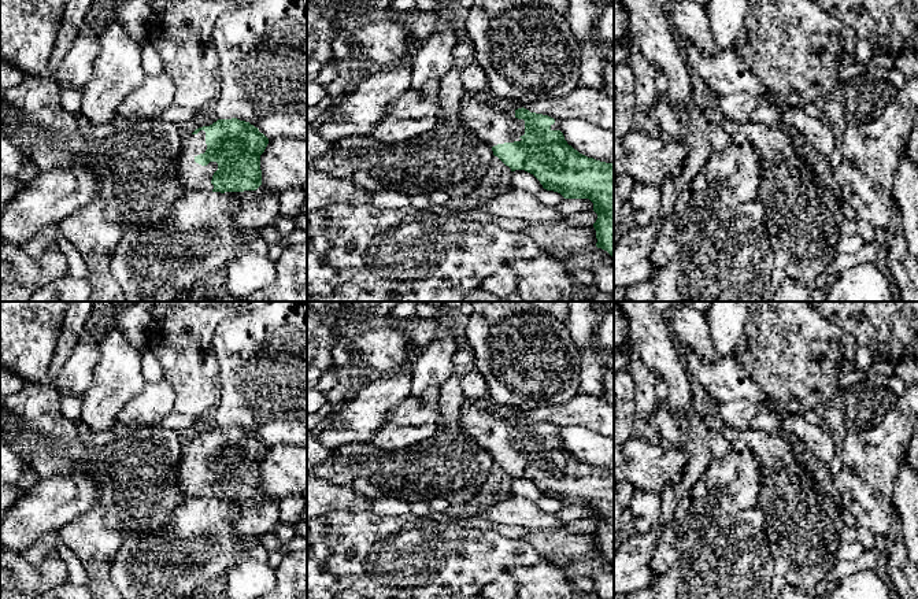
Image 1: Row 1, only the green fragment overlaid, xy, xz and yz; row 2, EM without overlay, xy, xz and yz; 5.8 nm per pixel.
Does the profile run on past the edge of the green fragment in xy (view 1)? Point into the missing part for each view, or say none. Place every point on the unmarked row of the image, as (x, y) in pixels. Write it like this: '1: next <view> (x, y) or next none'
1: next xy (192, 483)

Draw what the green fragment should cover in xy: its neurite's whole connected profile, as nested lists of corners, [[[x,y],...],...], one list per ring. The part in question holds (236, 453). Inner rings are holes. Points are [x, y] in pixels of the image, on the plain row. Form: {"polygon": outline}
{"polygon": [[[218,426],[182,447],[178,488],[185,500],[244,499],[262,492],[260,462],[269,445],[249,429]]]}

